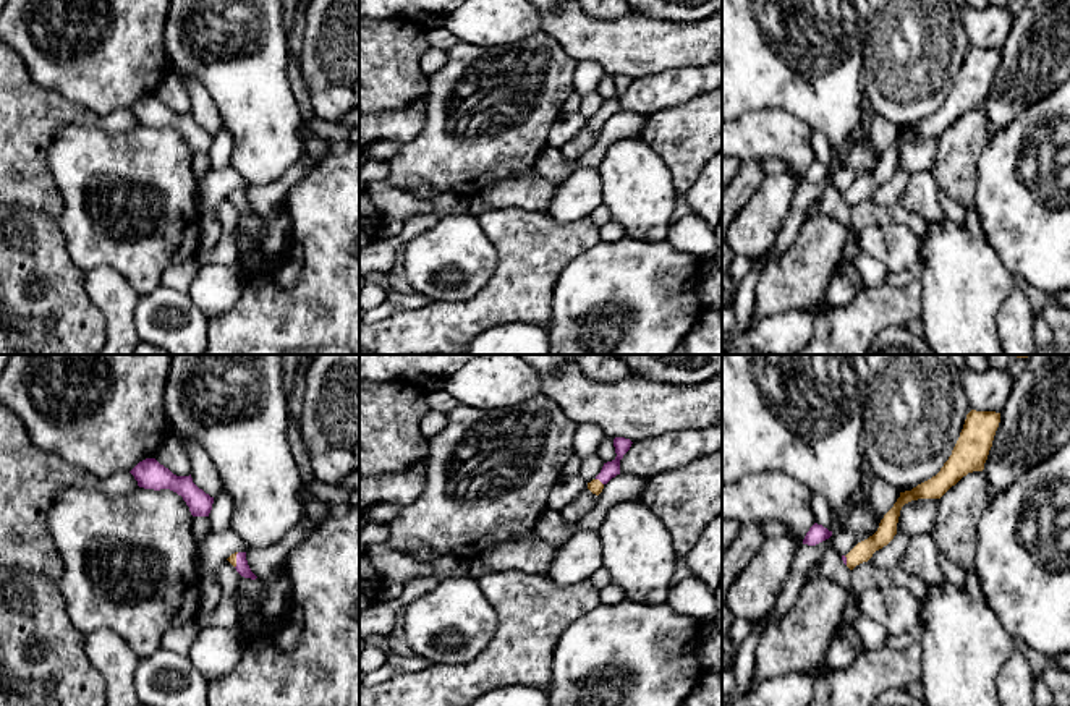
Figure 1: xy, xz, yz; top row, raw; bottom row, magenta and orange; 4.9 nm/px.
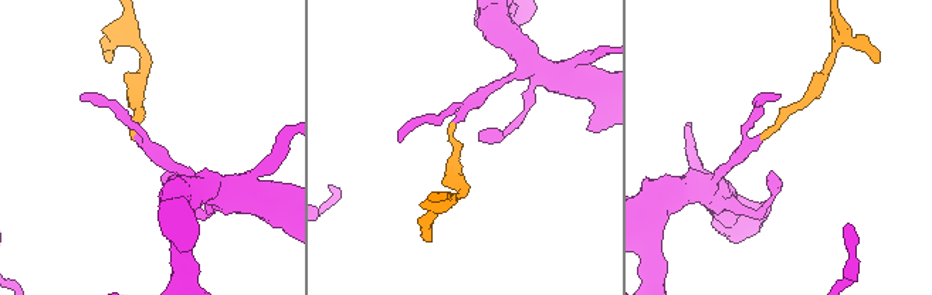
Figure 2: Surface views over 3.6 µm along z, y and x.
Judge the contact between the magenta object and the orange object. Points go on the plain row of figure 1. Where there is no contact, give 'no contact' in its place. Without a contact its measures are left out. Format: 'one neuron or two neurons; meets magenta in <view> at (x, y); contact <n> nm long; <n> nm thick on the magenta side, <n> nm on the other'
one neuron; meets magenta in xz at (599, 117); contact 50 nm long; 80 nm thick on the magenta side, 70 nm on the other

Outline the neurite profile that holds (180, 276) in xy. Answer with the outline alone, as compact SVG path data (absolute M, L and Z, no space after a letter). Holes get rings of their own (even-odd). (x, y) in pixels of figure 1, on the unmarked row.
M196 259L175 264L162 274L160 285L186 293L199 267Z

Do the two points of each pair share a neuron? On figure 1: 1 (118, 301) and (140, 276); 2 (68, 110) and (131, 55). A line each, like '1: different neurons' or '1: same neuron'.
1: different neurons
2: different neurons

